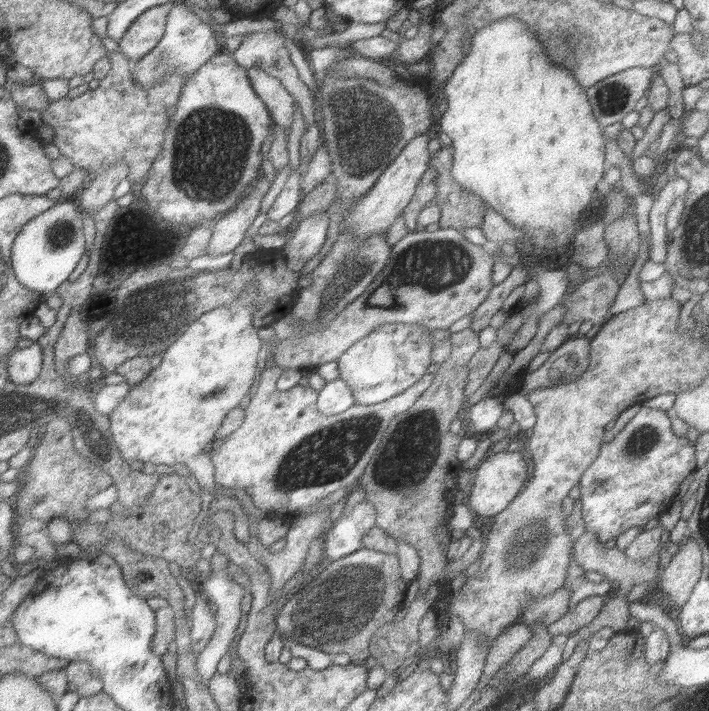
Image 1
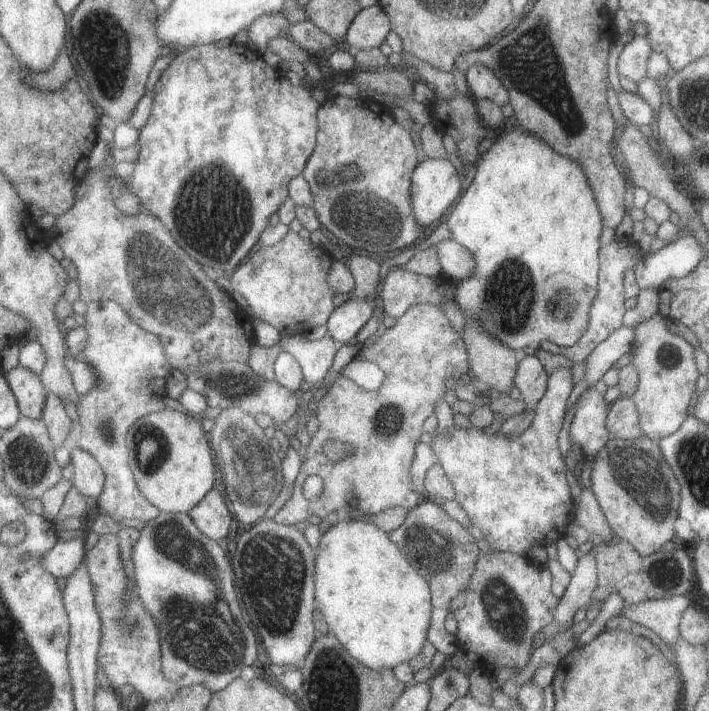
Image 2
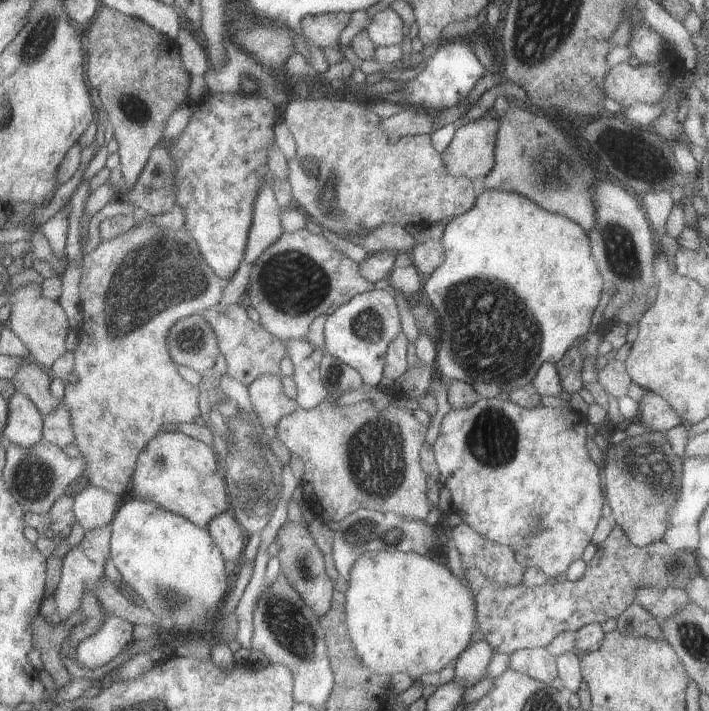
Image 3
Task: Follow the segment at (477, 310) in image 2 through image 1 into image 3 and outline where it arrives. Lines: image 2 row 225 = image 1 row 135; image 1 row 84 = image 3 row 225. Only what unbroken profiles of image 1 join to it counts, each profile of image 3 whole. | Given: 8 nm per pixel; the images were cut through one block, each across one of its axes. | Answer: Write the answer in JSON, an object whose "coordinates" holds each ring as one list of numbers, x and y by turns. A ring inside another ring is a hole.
{"coordinates":[[483,188,479,198,477,198,477,206,473,210,469,210,467,214,445,222,445,226,447,228,445,228,445,234,443,234,443,244,447,248,445,250,447,252,447,260,431,278,427,278,425,290,423,290,427,300,431,302,433,310,437,312,439,324,441,324,441,330,443,330,441,344,437,348,437,374,443,376,449,382,457,382,457,380,469,382,469,384,473,384,479,390,479,394,483,398,495,400,501,392,513,392,513,390,519,390,523,386,529,386,533,382,533,378,537,376,537,370,541,368,543,362,557,364,567,354,569,346,577,338,581,338,581,336,585,336,589,332,591,316,593,316,593,310,595,310,595,306,599,302,601,290,605,288,605,282,603,282,603,276,601,276,601,272,597,268,597,262,595,262,595,258,591,254,591,240,589,240,587,230,583,230,577,222,569,220,563,214,555,214,555,212,543,210,541,206,537,206,537,202,533,202,529,198,523,198,523,194]]}

